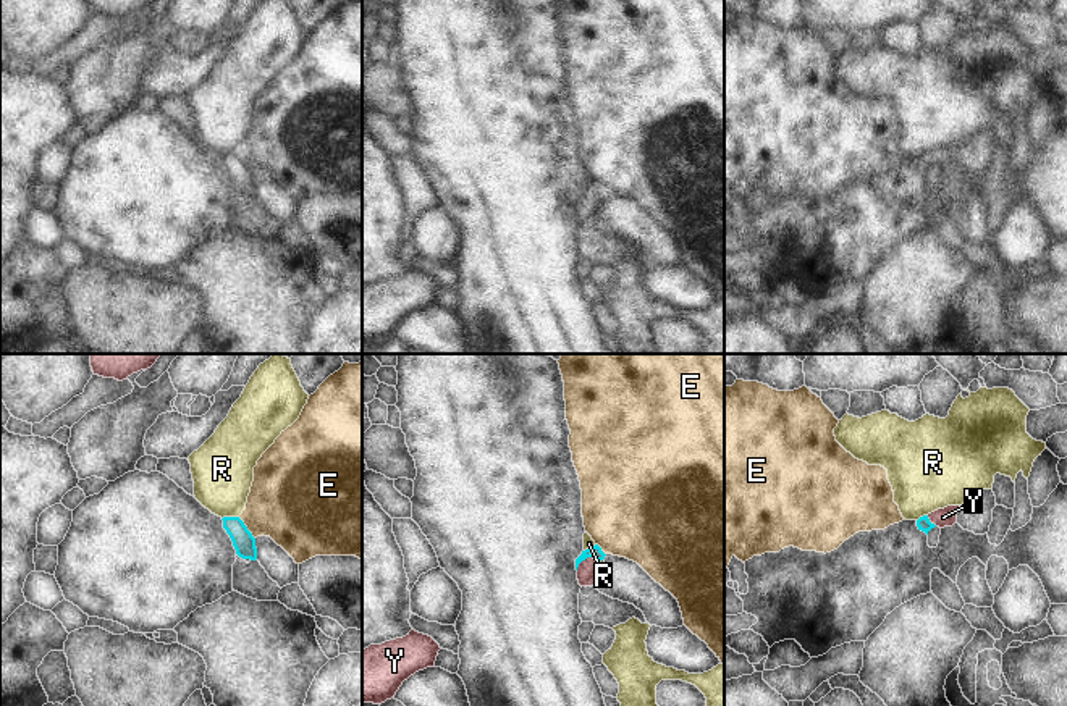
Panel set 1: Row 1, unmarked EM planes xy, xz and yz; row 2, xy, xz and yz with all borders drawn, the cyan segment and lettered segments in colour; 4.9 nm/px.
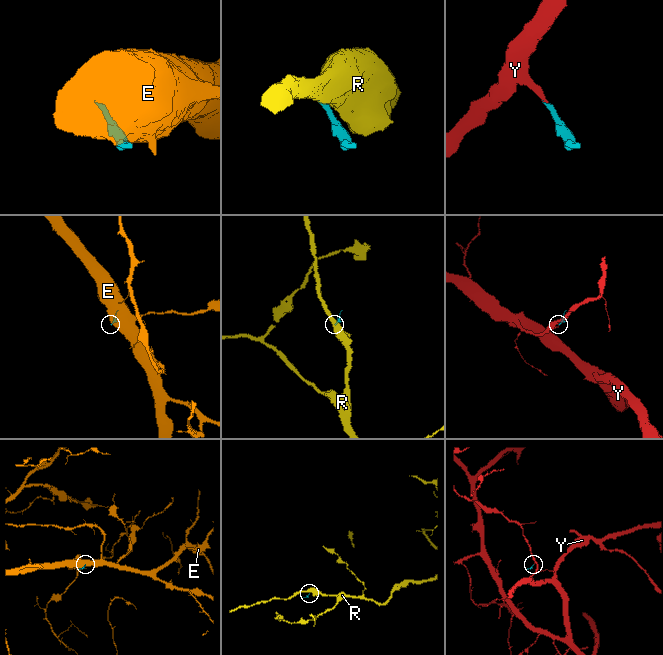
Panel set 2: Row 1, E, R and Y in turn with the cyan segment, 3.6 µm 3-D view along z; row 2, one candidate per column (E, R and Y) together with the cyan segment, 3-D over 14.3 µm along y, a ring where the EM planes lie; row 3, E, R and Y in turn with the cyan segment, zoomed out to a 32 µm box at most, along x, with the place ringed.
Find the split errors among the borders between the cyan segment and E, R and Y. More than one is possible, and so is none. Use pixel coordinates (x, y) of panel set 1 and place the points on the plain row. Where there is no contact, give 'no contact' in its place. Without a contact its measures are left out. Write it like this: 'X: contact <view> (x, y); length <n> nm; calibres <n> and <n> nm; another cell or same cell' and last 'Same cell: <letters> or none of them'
E: contact xy (246, 167); length 140 nm; calibres 110 and 400 nm; another cell
R: contact xy (230, 155); length 90 nm; calibres 110 and 300 nm; another cell
Y: contact xz (587, 194); length 140 nm; calibres 60 and 110 nm; same cell
Same cell: Y

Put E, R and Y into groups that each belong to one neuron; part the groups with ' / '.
E / R / Y

